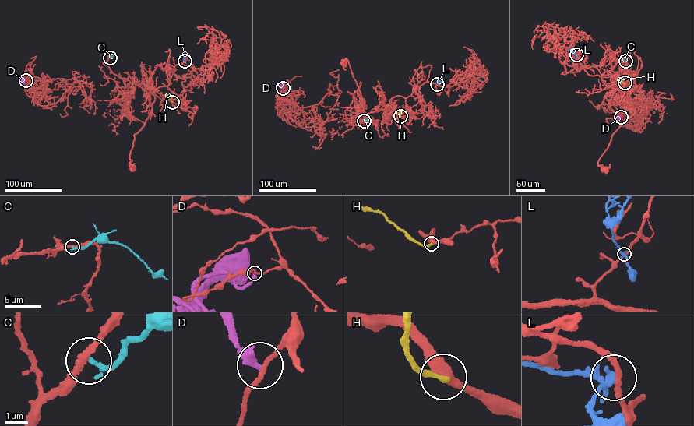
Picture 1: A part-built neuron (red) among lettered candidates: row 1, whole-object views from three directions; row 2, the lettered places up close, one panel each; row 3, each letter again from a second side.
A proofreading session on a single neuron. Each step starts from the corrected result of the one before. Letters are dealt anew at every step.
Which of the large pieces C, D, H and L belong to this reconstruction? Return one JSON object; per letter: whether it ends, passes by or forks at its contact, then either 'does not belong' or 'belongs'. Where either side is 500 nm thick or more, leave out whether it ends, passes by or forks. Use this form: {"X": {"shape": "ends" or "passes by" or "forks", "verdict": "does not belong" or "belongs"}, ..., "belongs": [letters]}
{"C": {"shape": "ends", "verdict": "does not belong"}, "D": {"shape": "ends", "verdict": "does not belong"}, "H": {"shape": "ends", "verdict": "does not belong"}, "L": {"shape": "passes by", "verdict": "does not belong"}, "belongs": []}

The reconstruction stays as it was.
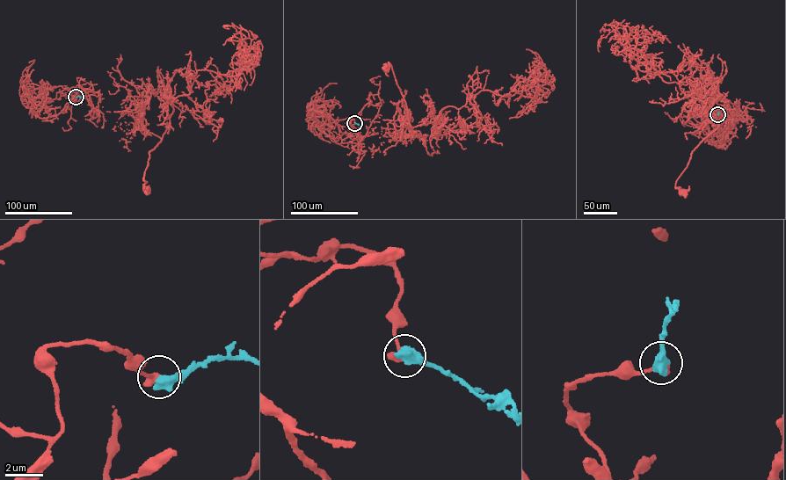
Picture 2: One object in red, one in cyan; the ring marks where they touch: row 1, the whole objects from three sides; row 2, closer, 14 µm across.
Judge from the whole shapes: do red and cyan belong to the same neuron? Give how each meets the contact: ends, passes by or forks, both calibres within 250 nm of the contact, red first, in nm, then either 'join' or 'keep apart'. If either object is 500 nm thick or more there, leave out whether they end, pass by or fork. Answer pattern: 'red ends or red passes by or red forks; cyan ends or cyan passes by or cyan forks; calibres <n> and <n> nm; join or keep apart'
calibres 420 and 600 nm; keep apart

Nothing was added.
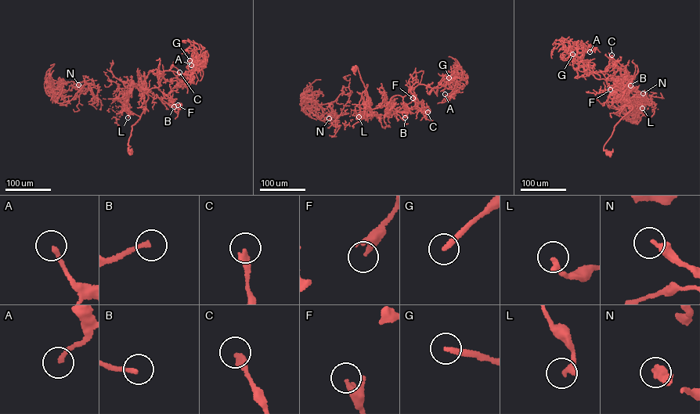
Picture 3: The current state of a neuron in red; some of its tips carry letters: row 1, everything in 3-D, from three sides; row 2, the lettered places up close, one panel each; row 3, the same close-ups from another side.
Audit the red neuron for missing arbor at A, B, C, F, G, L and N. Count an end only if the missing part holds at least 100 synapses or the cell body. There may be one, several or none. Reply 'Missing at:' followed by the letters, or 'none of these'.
Missing at: B, G

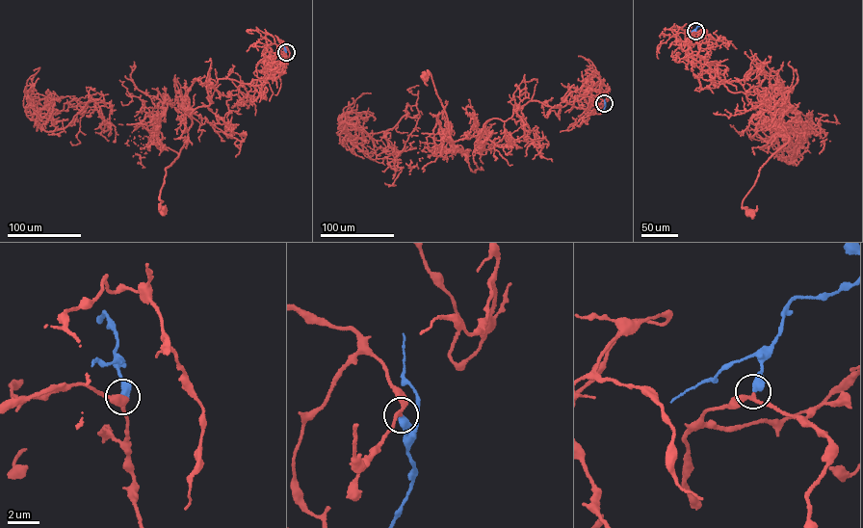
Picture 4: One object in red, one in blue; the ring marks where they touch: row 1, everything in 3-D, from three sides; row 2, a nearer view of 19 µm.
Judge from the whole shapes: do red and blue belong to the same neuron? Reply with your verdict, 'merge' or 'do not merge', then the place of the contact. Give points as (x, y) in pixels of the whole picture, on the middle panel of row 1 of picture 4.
merge; at (604, 103)

